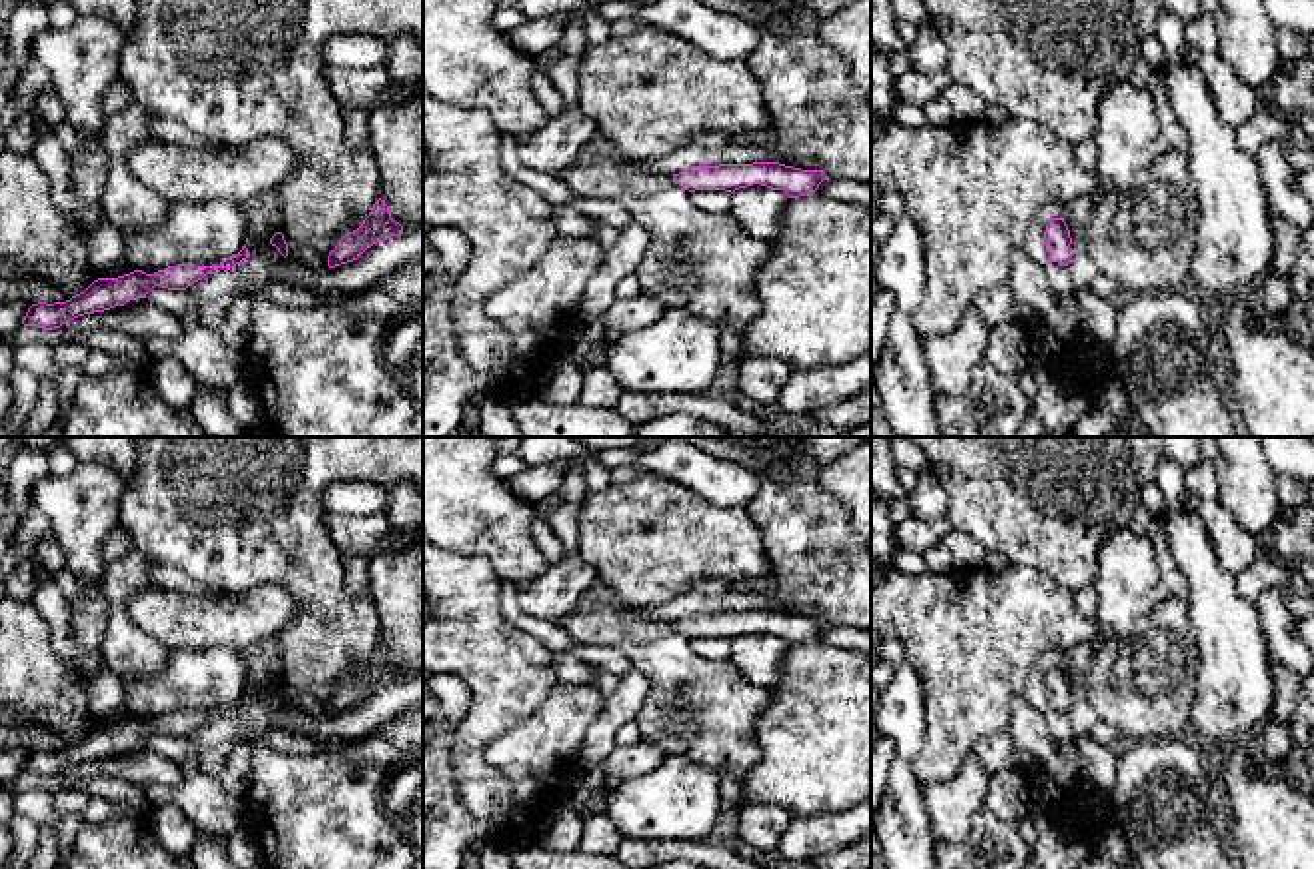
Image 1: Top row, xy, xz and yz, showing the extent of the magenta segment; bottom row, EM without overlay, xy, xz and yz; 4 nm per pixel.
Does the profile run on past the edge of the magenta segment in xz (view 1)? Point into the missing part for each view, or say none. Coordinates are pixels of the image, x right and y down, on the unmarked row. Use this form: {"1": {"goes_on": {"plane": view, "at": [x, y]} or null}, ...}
{"1": {"goes_on": null}}

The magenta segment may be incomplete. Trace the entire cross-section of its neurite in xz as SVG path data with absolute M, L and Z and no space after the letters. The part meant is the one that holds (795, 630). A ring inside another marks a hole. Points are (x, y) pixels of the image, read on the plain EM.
M779 609L695 613L673 621L673 627L689 639L725 637L733 641L739 635L761 631L783 637L789 645L815 639L827 625L821 617L801 617Z

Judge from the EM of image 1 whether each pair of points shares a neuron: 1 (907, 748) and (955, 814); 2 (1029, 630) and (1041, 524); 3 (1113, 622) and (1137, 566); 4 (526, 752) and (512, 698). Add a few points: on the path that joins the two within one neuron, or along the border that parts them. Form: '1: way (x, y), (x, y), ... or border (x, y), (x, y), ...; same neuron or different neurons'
1: border (923, 788), (933, 834); different neurons
2: border (1011, 564), (1037, 568), (1073, 592); different neurons
3: way (1119, 608), (1129, 580); same neuron
4: border (552, 690), (528, 716), (502, 732), (482, 752); different neurons

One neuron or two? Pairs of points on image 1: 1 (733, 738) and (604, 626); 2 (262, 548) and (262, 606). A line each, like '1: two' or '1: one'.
1: one
2: two

